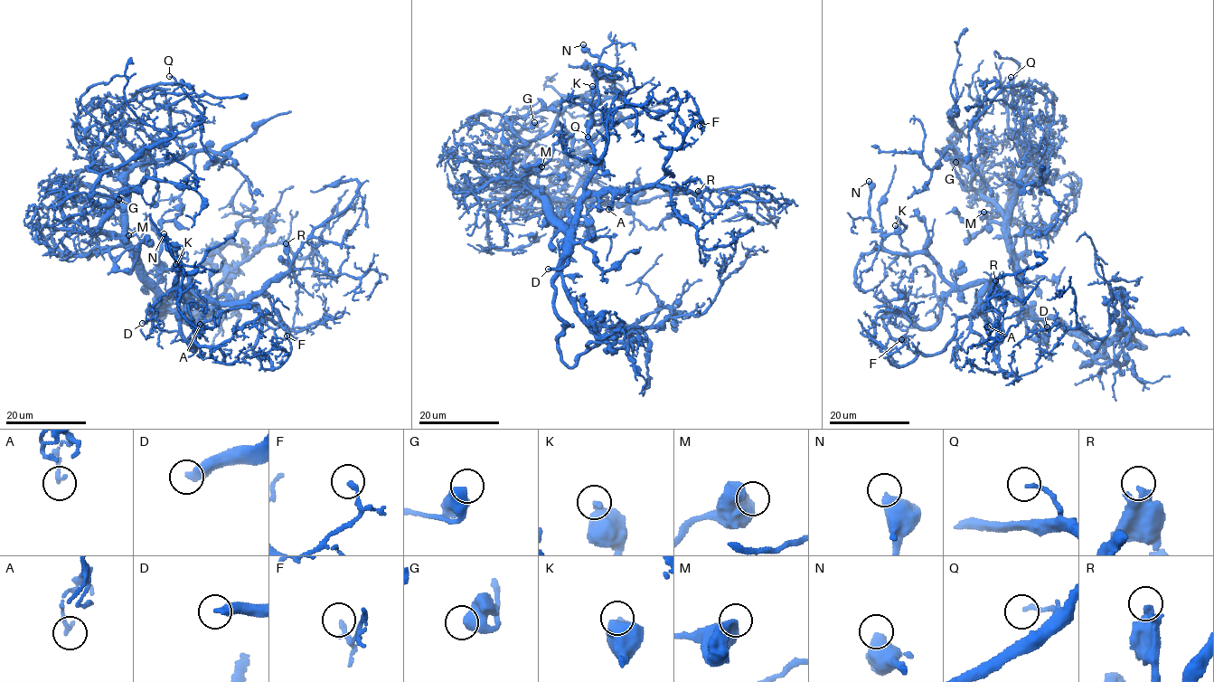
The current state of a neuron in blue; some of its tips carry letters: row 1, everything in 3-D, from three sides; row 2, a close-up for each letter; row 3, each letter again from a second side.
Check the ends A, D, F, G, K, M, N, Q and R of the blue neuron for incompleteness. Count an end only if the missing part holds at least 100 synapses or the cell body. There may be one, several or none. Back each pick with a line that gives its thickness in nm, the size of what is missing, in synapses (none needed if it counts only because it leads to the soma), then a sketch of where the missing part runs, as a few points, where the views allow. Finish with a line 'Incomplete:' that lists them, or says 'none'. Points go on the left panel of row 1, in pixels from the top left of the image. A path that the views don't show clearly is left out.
D: 400 nm thick; missing branch runs (142, 323), (139, 336), (159, 368), (146, 402), (89, 409), (77, 404)
Incomplete: D

